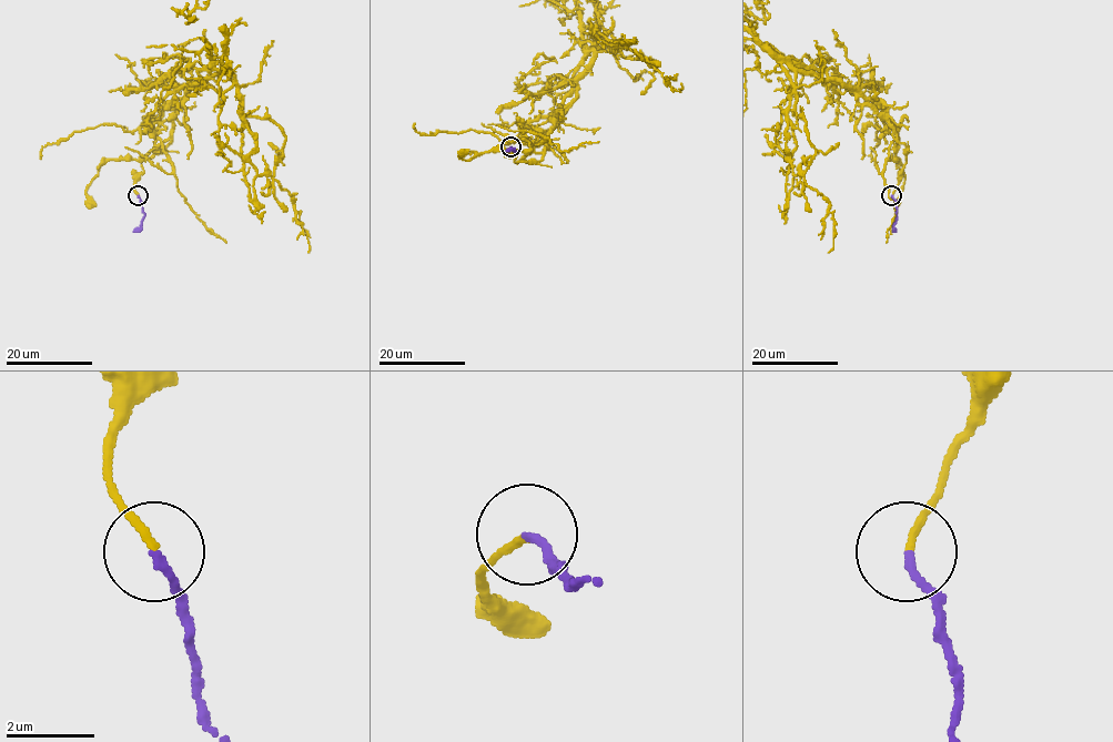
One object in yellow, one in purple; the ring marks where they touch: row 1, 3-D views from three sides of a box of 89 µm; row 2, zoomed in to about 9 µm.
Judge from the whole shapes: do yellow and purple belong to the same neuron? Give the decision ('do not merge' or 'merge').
merge

